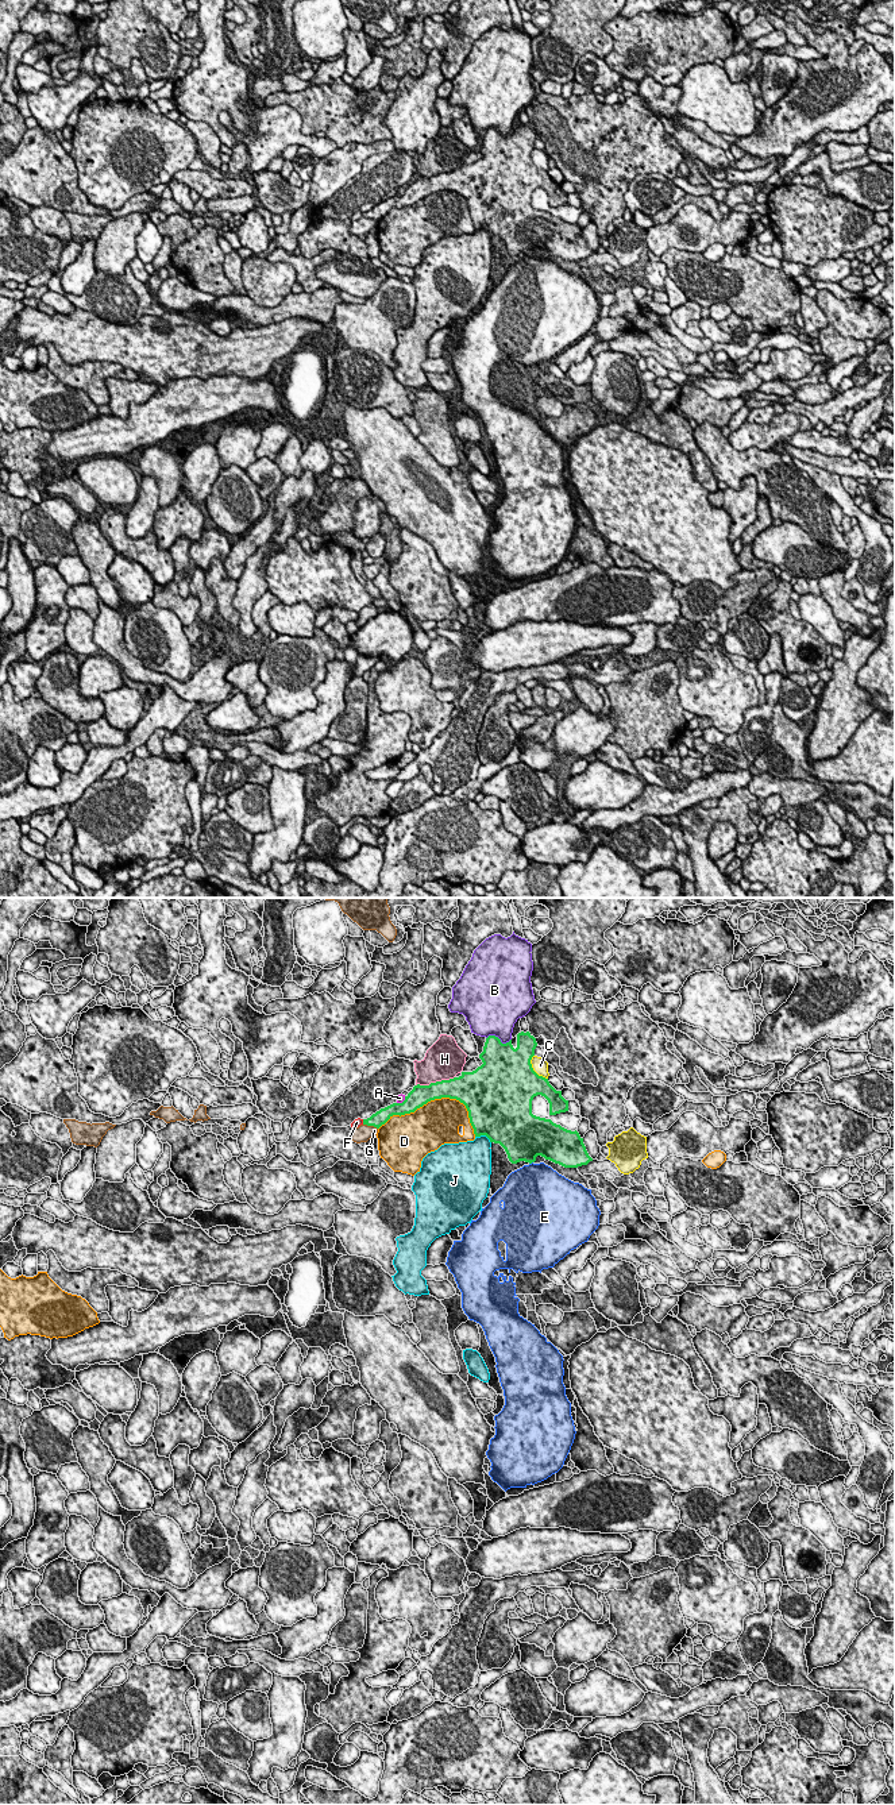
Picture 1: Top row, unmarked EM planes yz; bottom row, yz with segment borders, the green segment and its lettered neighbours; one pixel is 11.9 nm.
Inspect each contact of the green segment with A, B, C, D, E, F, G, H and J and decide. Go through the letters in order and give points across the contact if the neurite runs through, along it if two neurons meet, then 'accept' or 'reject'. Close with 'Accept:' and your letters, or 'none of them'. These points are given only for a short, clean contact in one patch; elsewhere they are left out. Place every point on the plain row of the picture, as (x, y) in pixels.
A: border yz (405, 189), (397, 196); reject
B: reject
C: reject
D: reject
E: reject
F: reject
G: reject
H: reject
J: reject
Accept: none of them

